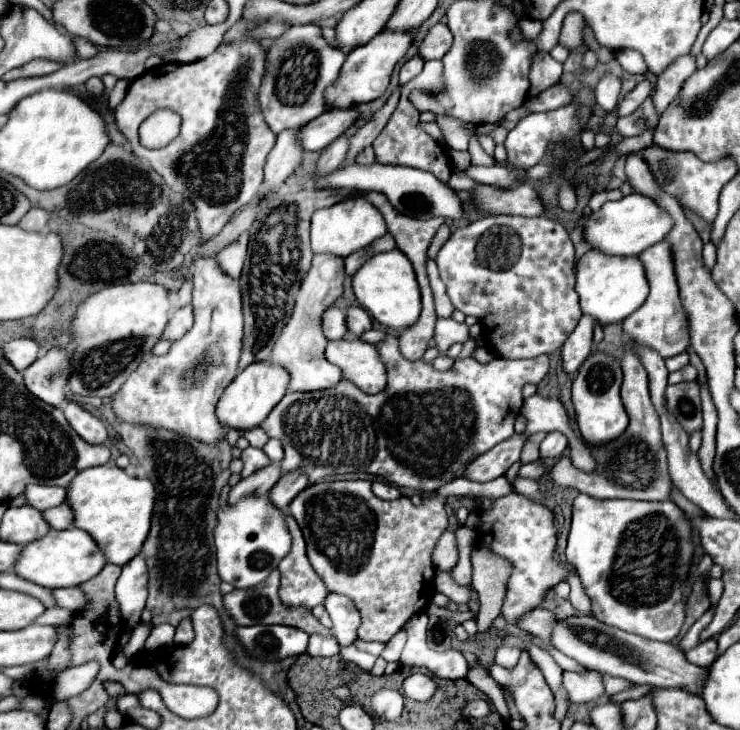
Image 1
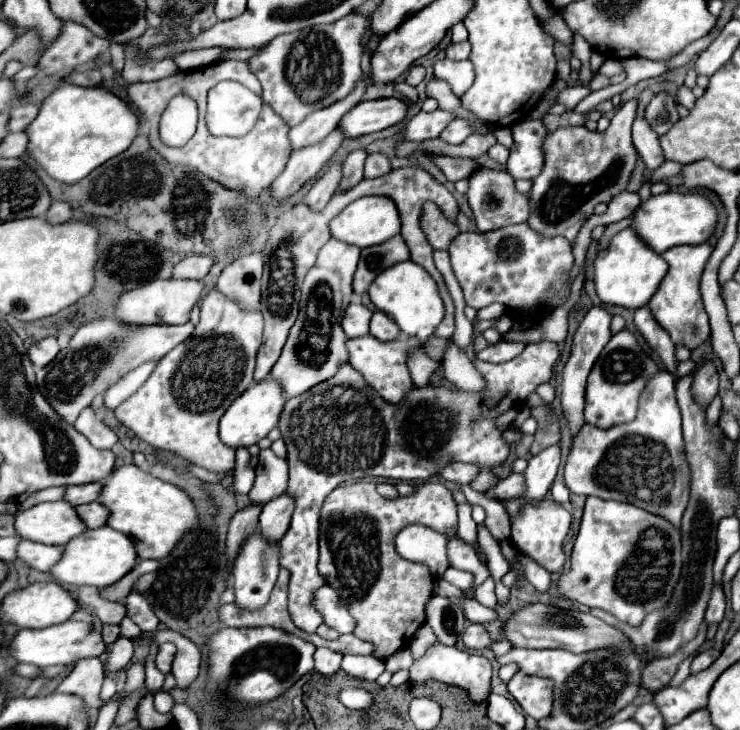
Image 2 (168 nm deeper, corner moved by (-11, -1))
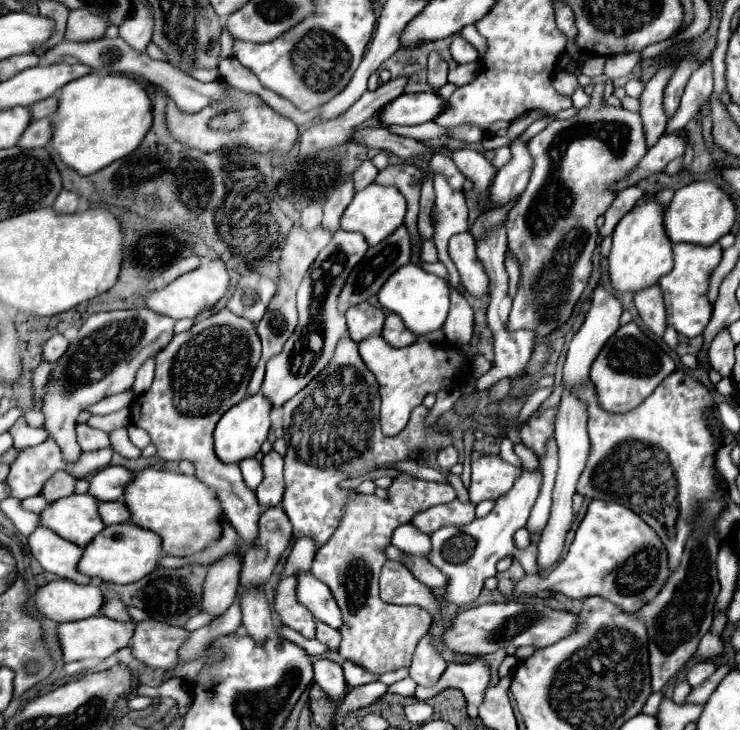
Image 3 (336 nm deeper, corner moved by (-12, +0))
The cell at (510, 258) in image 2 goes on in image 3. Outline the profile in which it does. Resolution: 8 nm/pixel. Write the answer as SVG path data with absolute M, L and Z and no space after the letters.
M468 231L454 235L450 239L448 253L450 253L450 259L454 261L454 265L458 267L464 289L474 297L486 295L488 293L488 275L486 275L480 259L476 257L476 241L472 239L472 235Z

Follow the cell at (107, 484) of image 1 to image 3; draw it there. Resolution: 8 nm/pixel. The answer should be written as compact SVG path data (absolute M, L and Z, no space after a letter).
M144 469L138 471L134 481L124 491L124 503L132 513L132 523L142 529L150 529L162 537L162 547L166 555L190 557L204 551L210 543L222 535L222 511L216 491L206 487L194 475L182 475L164 469Z

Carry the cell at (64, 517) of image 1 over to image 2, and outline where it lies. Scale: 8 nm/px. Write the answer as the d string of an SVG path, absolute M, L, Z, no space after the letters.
M99 502L81 504L75 510L77 510L79 518L83 520L83 524L87 528L99 528L99 526L103 526L105 520L107 520L107 516L109 516L109 510L103 504L99 504Z

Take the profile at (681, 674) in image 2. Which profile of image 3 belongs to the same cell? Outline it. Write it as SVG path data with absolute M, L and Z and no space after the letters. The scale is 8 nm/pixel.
M680 681L680 683L676 685L674 693L672 693L672 701L676 701L676 705L682 705L682 703L686 701L688 693L690 693L690 685L688 685L686 681Z

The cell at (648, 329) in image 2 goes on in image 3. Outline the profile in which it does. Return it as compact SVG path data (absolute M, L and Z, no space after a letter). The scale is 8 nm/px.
M652 285L652 287L646 287L644 291L638 291L634 297L634 303L644 325L650 331L654 331L658 337L662 337L666 329L666 309L664 309L660 287Z

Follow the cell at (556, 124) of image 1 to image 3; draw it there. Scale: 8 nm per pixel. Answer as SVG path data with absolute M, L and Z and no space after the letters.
M514 139L512 145L512 159L508 165L504 165L490 187L490 203L494 207L502 207L506 203L510 203L512 199L516 199L524 187L528 185L530 179L530 171L532 171L532 157L528 153L526 143L522 143L520 139Z

